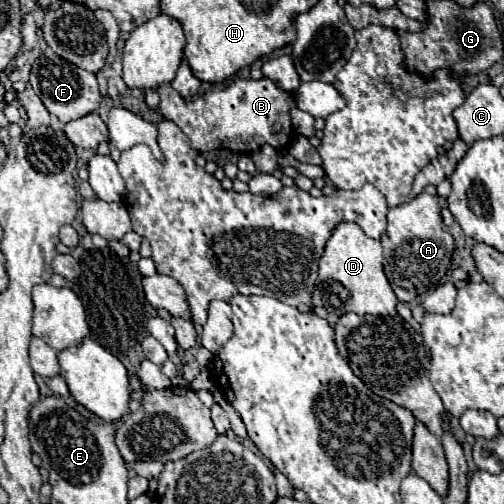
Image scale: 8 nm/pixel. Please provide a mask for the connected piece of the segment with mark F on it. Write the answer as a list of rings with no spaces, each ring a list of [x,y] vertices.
[[[59,55],[53,57],[39,57],[33,63],[31,69],[31,87],[33,91],[39,95],[39,99],[43,101],[43,105],[47,107],[47,111],[51,115],[55,115],[61,123],[79,119],[91,111],[95,111],[101,103],[101,95],[97,89],[97,79],[93,73],[81,71],[79,67],[75,67],[73,63],[67,63],[65,59],[61,59]]]

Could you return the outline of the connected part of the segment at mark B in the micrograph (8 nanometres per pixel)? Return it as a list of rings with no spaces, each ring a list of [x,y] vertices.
[[[233,79],[225,89],[213,89],[193,99],[183,99],[169,83],[157,87],[161,97],[155,109],[161,117],[173,121],[189,139],[191,147],[199,153],[213,149],[231,149],[235,153],[253,153],[269,143],[277,151],[285,149],[291,141],[293,127],[289,109],[295,105],[291,93],[279,89],[271,79]]]

